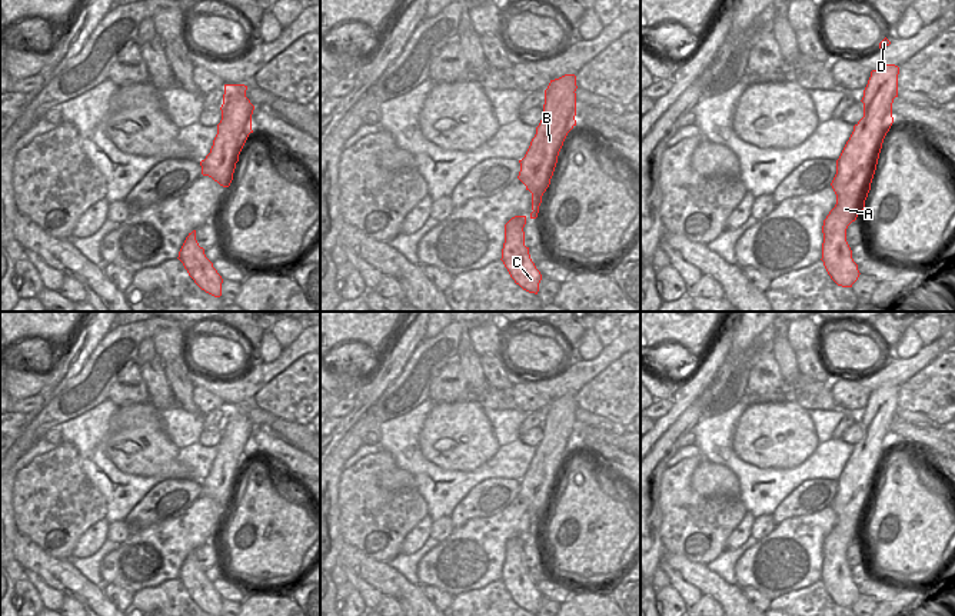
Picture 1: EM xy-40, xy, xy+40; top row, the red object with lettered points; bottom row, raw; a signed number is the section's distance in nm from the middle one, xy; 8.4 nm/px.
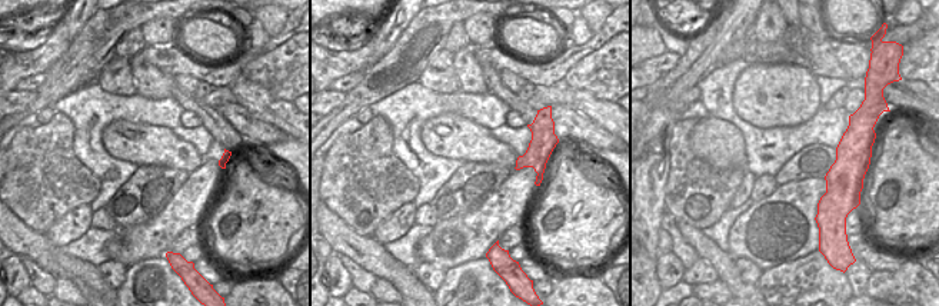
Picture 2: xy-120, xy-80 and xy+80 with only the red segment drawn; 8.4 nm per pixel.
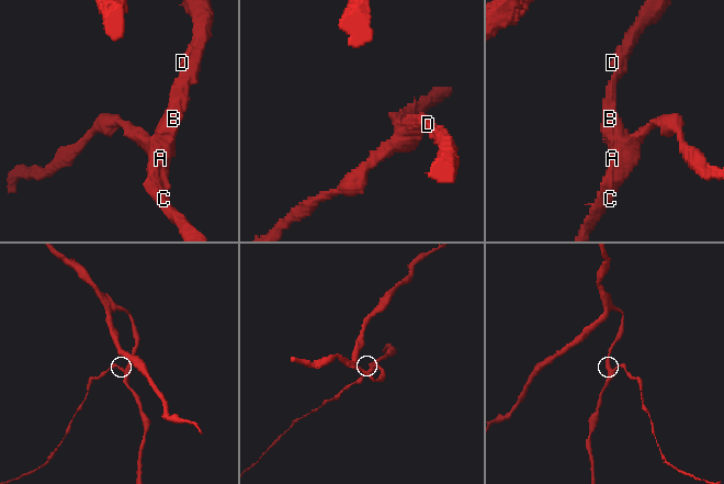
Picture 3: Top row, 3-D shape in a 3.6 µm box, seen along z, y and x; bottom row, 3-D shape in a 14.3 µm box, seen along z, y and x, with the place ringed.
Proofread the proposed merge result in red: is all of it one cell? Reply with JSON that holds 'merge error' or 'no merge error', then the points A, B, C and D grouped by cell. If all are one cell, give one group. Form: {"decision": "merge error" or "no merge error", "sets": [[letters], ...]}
{"decision": "no merge error", "sets": [["A", "B", "C", "D"]]}

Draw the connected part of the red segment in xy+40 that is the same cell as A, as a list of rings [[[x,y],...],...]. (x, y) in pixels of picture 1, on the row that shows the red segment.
[[[882,64],[871,71],[861,100],[864,117],[853,126],[836,160],[836,174],[831,183],[836,204],[823,220],[821,260],[831,279],[842,287],[852,287],[861,274],[846,242],[846,229],[865,209],[882,143],[894,123],[898,74],[895,64]]]

